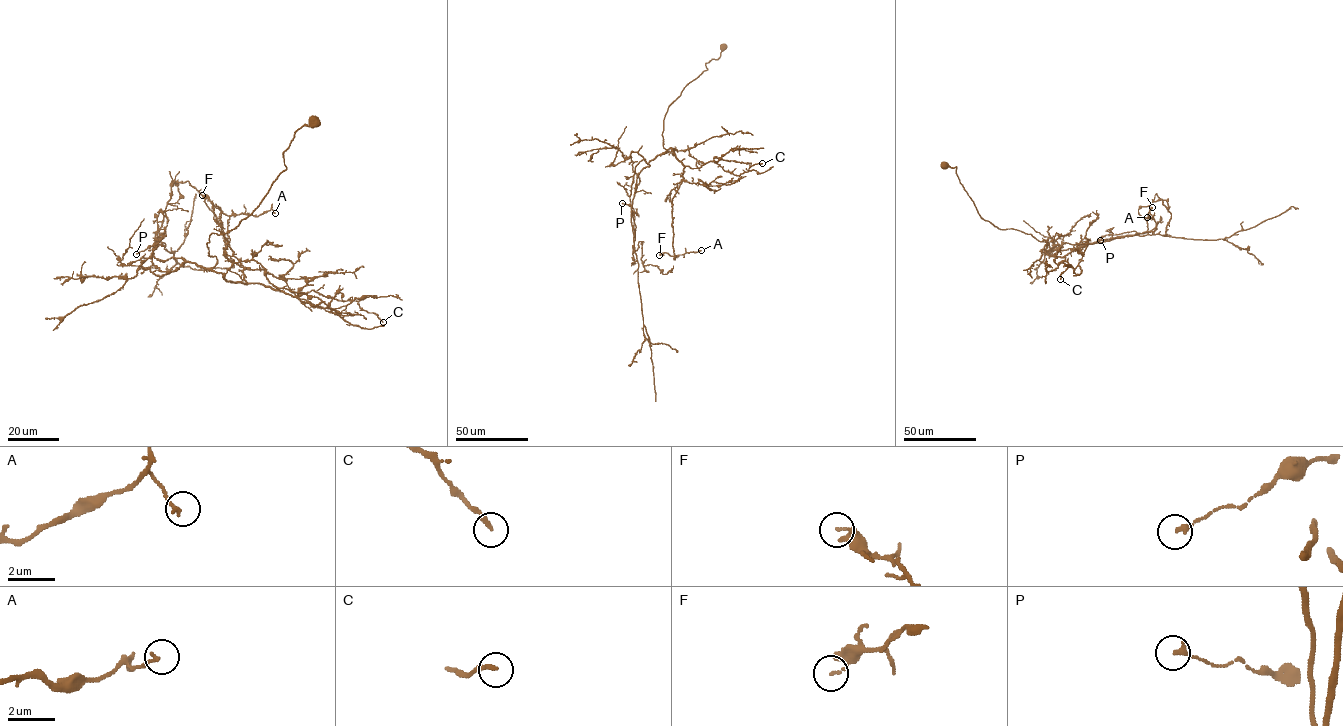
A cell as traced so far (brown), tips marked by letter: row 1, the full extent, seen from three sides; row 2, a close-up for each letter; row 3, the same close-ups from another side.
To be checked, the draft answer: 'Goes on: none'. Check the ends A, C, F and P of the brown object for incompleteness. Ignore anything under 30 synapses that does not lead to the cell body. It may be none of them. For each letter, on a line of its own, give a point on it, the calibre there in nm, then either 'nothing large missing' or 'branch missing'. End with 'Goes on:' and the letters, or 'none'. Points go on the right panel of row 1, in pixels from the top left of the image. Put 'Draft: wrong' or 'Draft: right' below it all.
A: place (1147, 217); calibre 130 nm; nothing large missing
C: place (1060, 279); calibre 140 nm; nothing large missing
F: place (1152, 207); calibre 120 nm; nothing large missing
P: place (1100, 240); calibre 200 nm; nothing large missing
Goes on: none
Draft: right

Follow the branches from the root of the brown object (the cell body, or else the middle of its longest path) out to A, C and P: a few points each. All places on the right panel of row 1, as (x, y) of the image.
A: (944, 165), (956, 168), (982, 218), (1047, 242), (1045, 252), (1050, 256), (1153, 231), (1156, 222), (1147, 217)
C: (944, 165), (956, 168), (985, 220), (1047, 242), (1046, 253), (1064, 257), (1058, 264), (1072, 267), (1060, 279)
P: (944, 165), (956, 168), (979, 215), (998, 229), (1056, 250), (1112, 235), (1100, 240)

